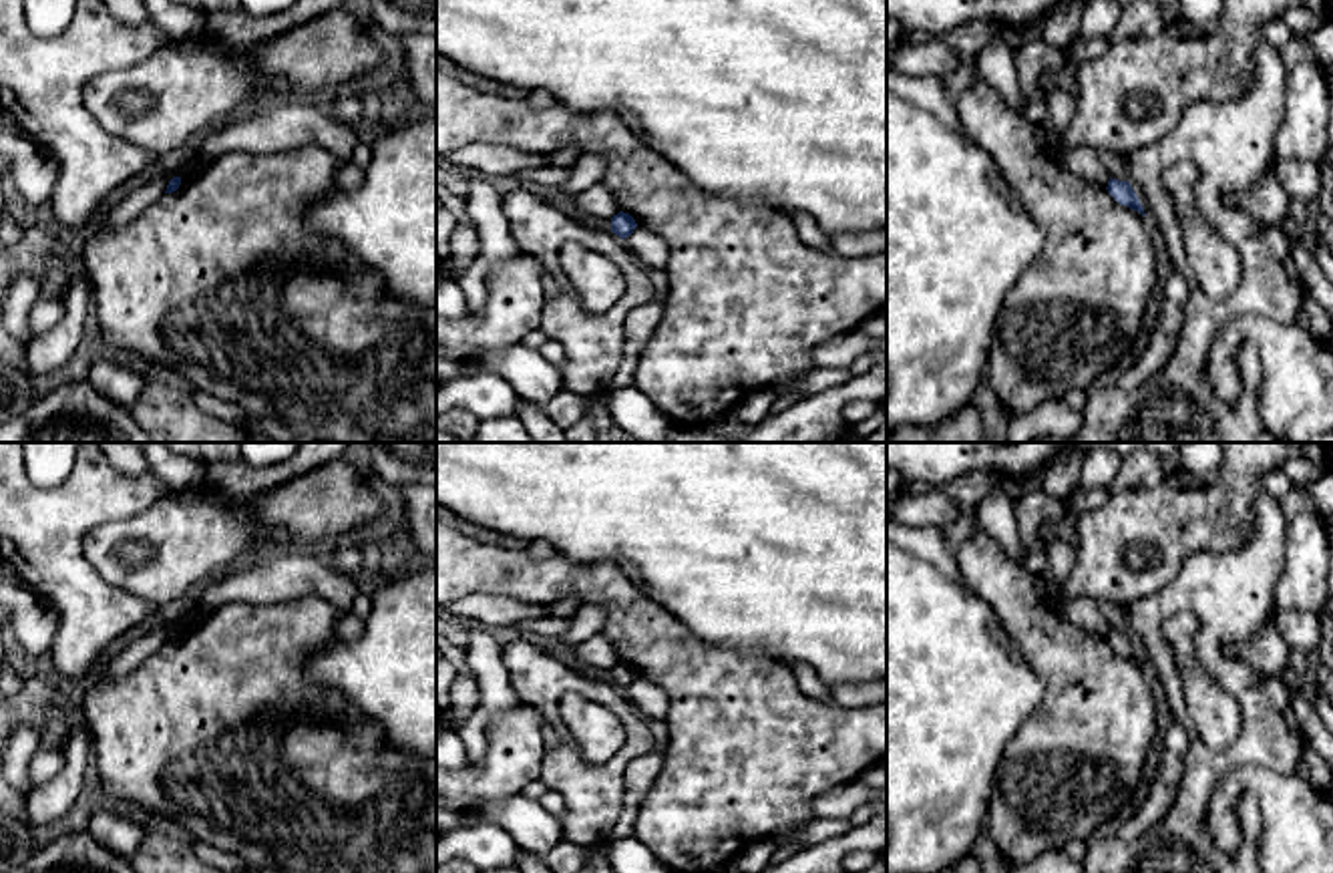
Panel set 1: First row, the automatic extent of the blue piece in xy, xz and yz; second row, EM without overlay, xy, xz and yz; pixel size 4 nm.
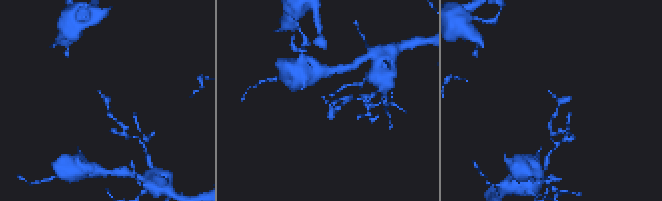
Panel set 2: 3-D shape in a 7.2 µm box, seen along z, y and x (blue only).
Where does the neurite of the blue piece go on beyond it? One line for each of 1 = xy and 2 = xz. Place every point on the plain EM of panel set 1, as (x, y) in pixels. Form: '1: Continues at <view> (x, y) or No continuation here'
1: No continuation here
2: No continuation here

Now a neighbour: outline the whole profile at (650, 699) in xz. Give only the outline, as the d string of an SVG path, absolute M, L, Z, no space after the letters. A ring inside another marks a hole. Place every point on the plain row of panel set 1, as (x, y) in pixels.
M637 676L623 692L639 708L645 720L659 724L665 720L670 700L659 686L643 676Z

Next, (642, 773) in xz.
M655 746L651 752L635 756L629 762L623 774L623 805L615 821L615 827L603 843L585 849L585 859L589 857L607 859L607 851L615 841L633 837L639 805L659 778L663 760L665 760L665 748Z

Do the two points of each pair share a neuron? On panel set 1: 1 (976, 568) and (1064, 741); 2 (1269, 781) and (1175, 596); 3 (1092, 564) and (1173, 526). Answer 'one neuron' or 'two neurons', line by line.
1: one neuron
2: two neurons
3: one neuron

